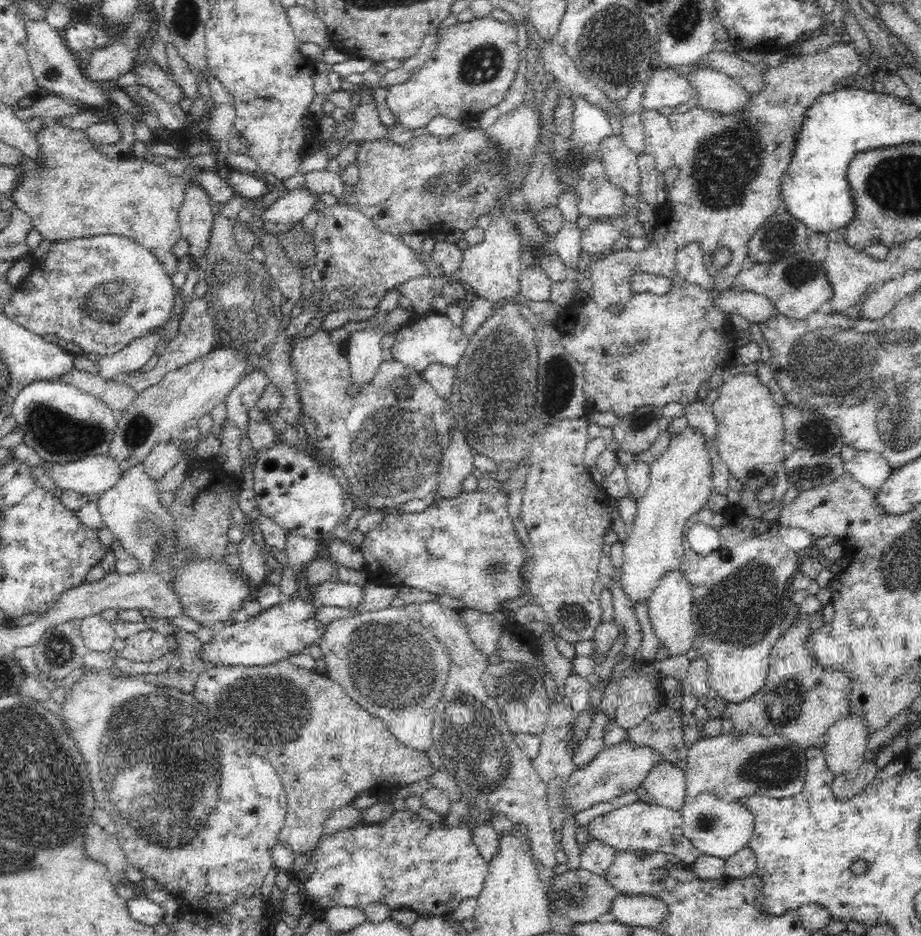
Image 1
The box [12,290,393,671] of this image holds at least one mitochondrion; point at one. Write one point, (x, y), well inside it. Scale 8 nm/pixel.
(53, 430)

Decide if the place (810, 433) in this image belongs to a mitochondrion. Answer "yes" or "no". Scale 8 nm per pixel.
yes

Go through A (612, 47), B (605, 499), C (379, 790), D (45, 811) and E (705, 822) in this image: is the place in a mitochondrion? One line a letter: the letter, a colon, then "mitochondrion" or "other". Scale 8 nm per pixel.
A: mitochondrion
B: other
C: other
D: mitochondrion
E: mitochondrion

